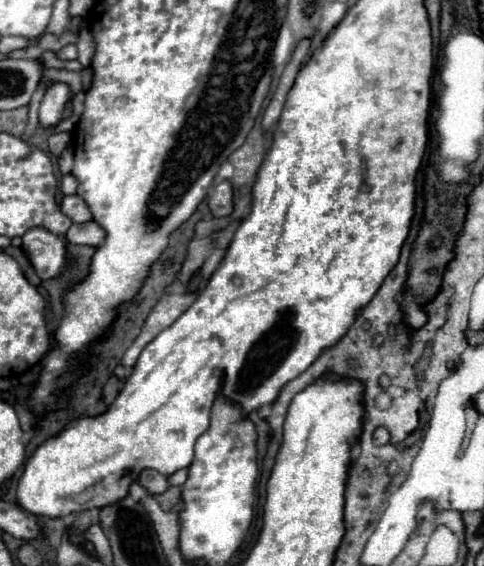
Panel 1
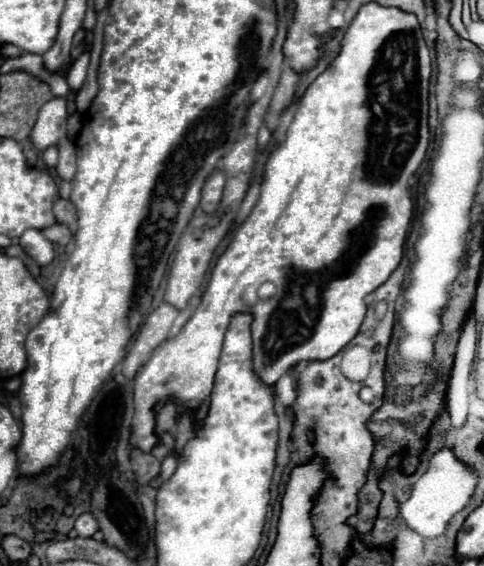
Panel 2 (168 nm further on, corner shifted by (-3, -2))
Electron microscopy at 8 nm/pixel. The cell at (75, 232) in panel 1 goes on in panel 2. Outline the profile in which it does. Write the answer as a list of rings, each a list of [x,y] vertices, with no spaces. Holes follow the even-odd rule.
[[[52,224],[50,228],[44,228],[42,234],[50,240],[50,242],[58,242],[62,246],[66,246],[70,240],[72,240],[72,234],[70,230],[64,226],[64,224]]]

